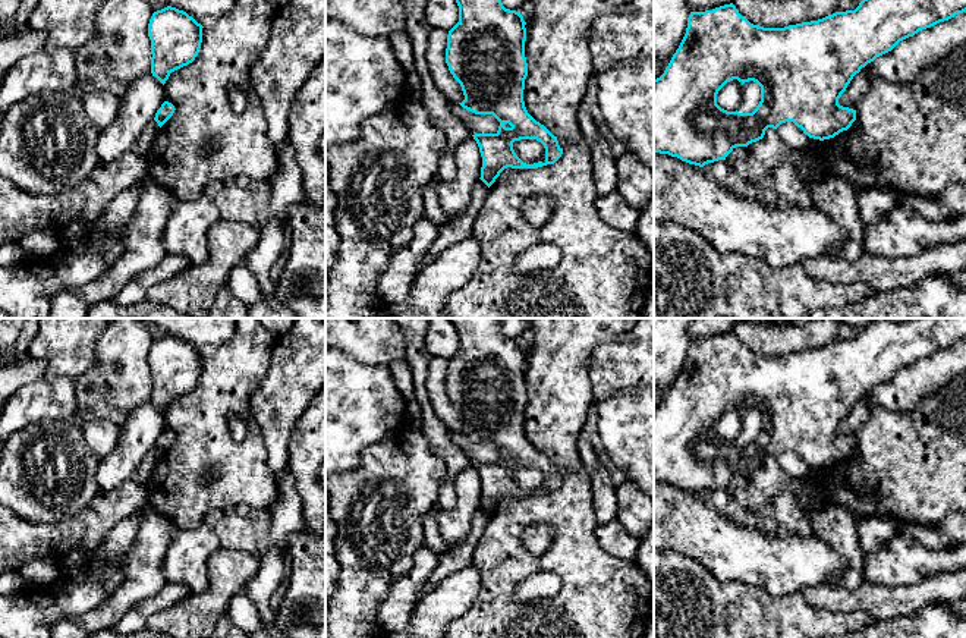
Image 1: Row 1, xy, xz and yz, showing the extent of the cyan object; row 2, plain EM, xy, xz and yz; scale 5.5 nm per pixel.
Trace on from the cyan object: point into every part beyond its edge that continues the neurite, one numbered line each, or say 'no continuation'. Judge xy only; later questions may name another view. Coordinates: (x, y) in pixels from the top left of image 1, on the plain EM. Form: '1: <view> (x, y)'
no continuation

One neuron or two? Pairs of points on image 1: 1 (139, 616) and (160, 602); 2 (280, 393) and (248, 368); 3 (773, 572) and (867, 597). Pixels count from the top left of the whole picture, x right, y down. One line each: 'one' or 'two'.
1: one
2: two
3: two

